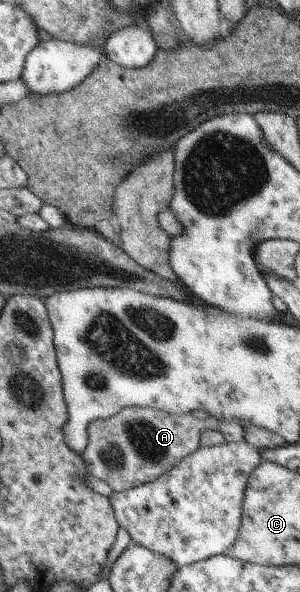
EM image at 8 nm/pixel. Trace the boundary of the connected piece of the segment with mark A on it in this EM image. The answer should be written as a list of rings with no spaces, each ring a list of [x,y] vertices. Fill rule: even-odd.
[[[126,407],[126,410],[120,410],[114,417],[94,421],[89,426],[89,443],[83,451],[82,460],[90,475],[104,480],[115,492],[124,492],[124,490],[155,482],[178,462],[185,461],[190,454],[201,448],[201,438],[206,430],[218,430],[227,442],[242,444],[245,442],[243,427],[244,425],[236,420],[214,421],[210,417],[206,420],[199,420],[191,413],[169,414],[148,407]]]

